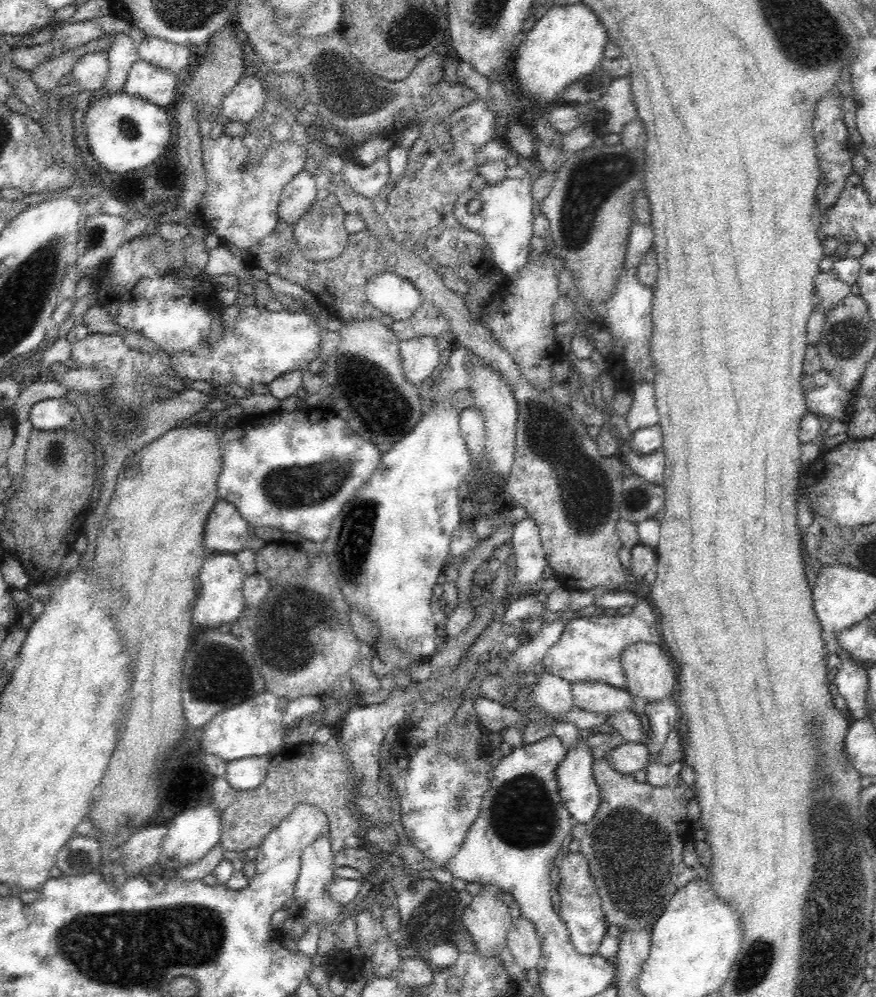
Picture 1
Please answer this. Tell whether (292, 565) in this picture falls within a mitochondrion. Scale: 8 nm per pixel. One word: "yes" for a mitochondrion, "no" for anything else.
no

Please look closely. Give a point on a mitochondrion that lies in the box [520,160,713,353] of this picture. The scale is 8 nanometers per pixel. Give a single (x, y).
(599, 187)

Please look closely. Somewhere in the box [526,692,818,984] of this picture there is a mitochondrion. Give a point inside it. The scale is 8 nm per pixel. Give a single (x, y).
(633, 855)

